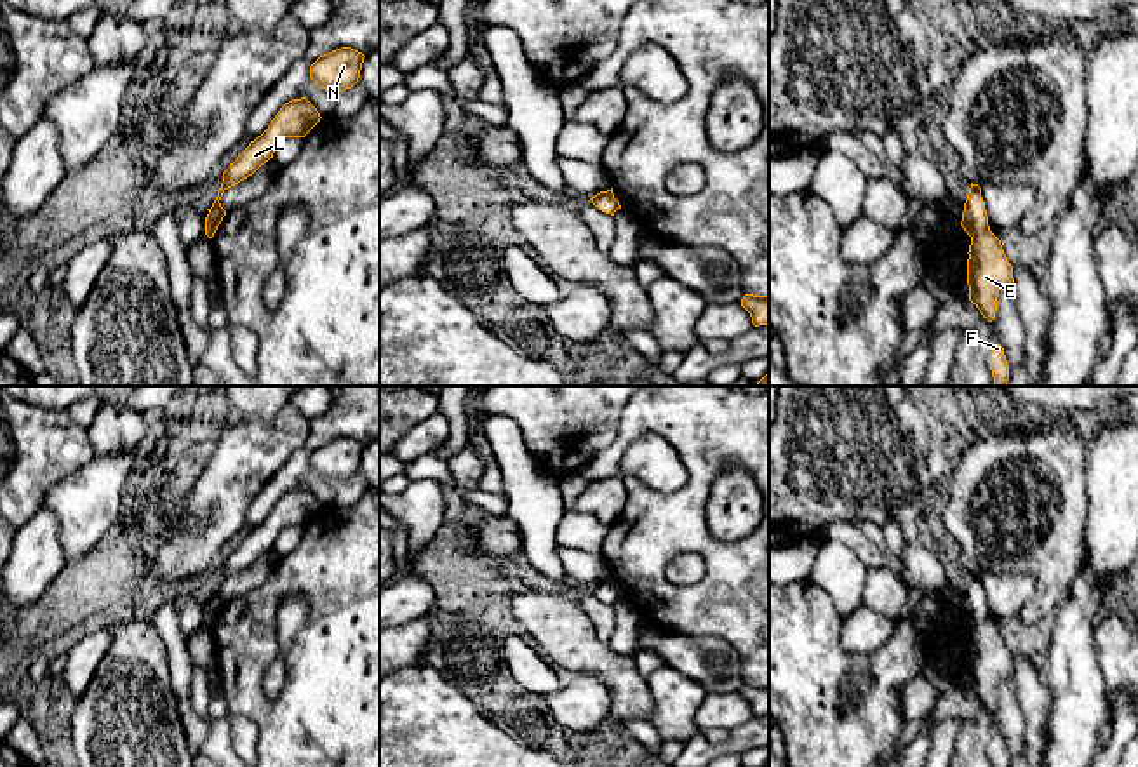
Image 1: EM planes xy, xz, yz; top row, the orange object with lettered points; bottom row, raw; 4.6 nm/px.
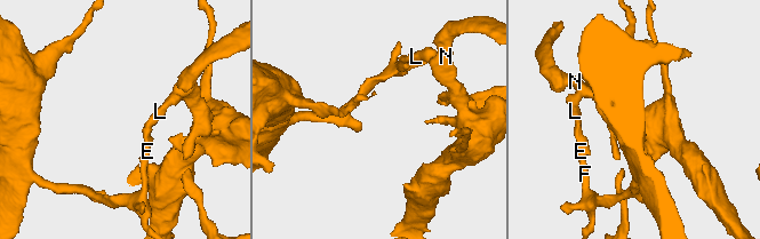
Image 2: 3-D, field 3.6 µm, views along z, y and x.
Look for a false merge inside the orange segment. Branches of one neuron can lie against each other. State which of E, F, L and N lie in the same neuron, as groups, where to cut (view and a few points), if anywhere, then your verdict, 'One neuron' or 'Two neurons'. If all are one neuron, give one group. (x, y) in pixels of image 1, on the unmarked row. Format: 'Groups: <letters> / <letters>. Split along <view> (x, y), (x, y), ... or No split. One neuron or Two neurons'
Groups: E F / L N. Split along yz (984, 599), (971, 609), (964, 609). Two neurons

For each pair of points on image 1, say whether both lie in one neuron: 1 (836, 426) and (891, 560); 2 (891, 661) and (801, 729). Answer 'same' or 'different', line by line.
1: different
2: same

